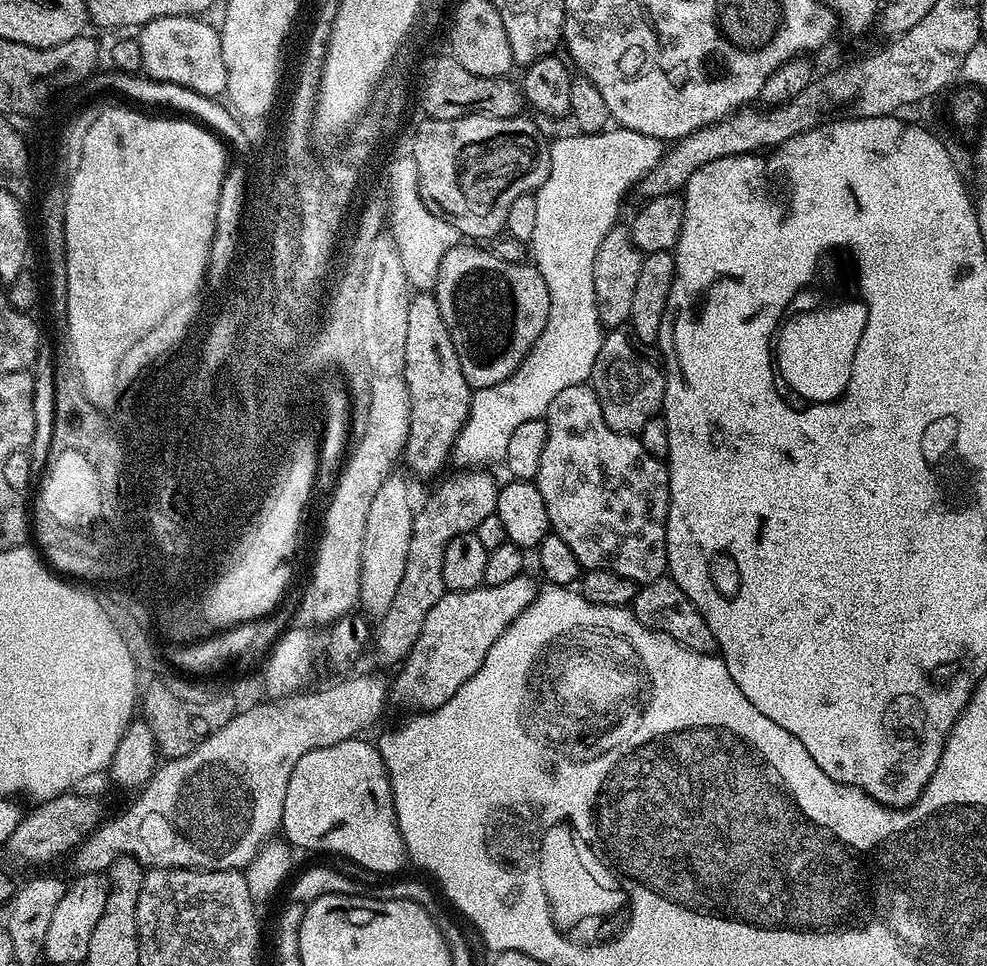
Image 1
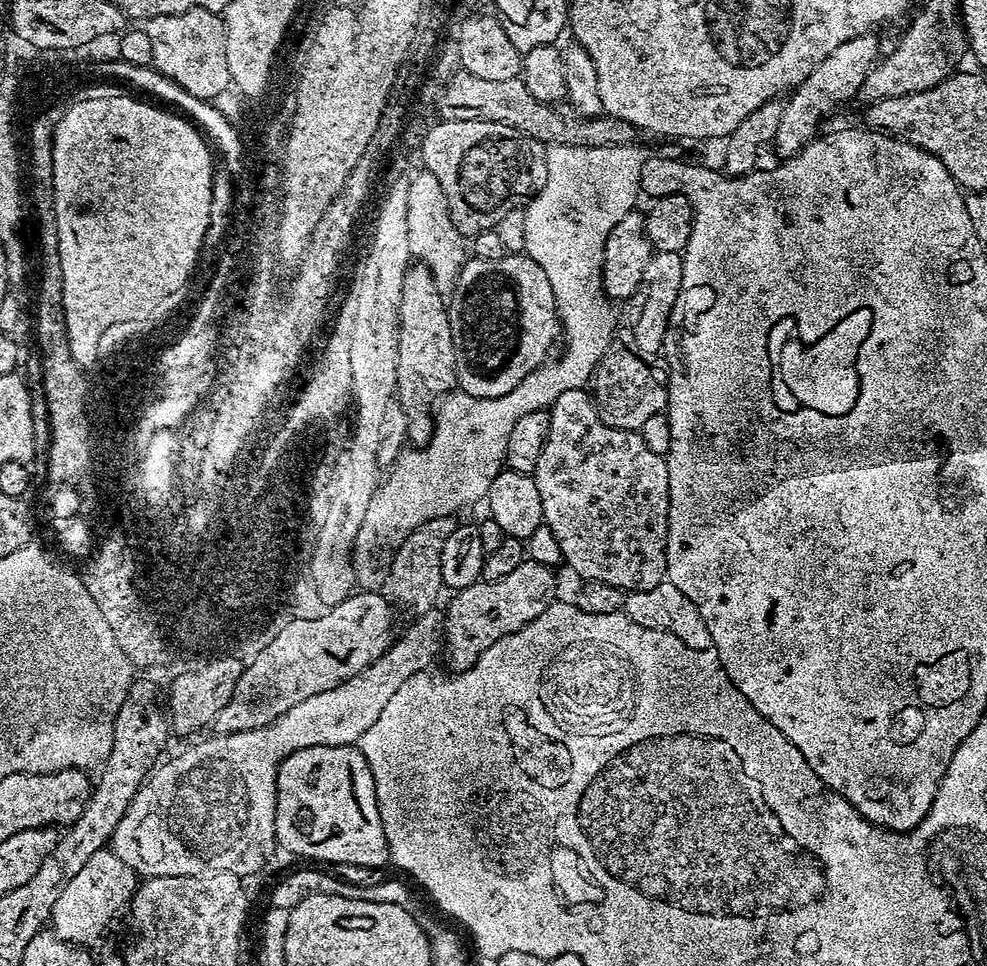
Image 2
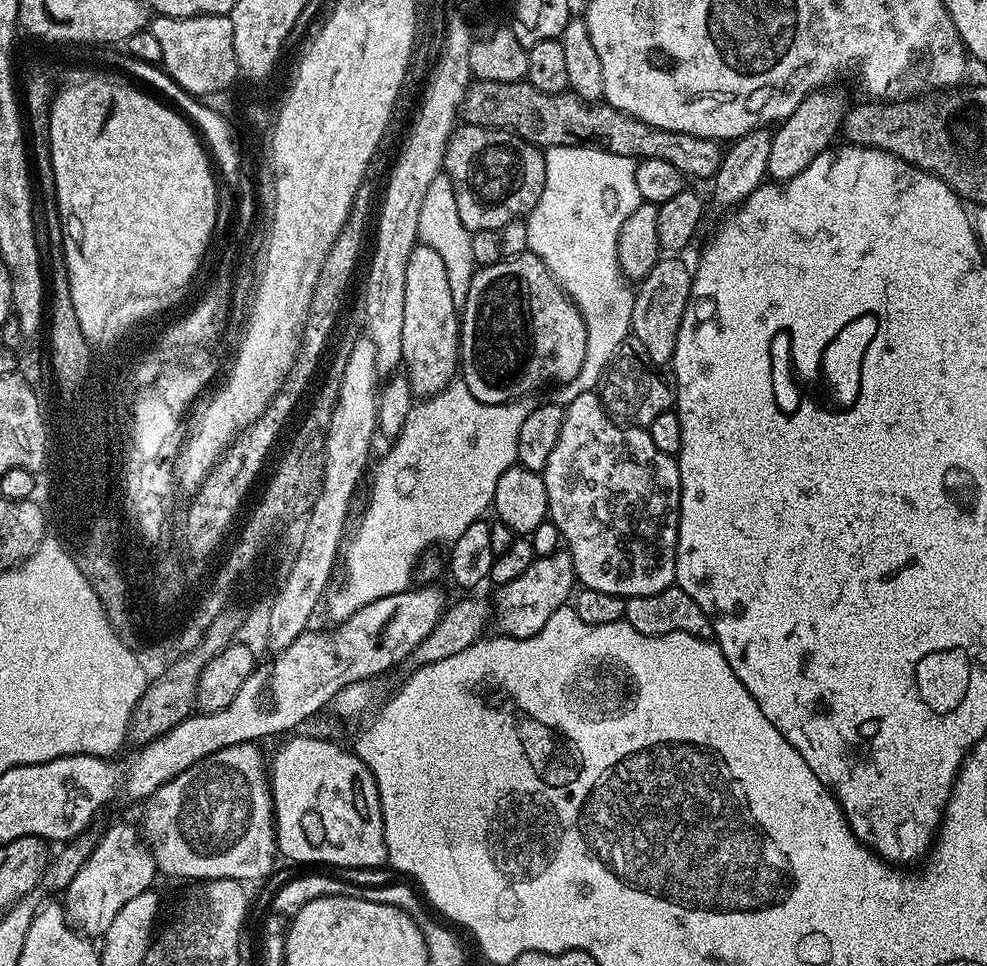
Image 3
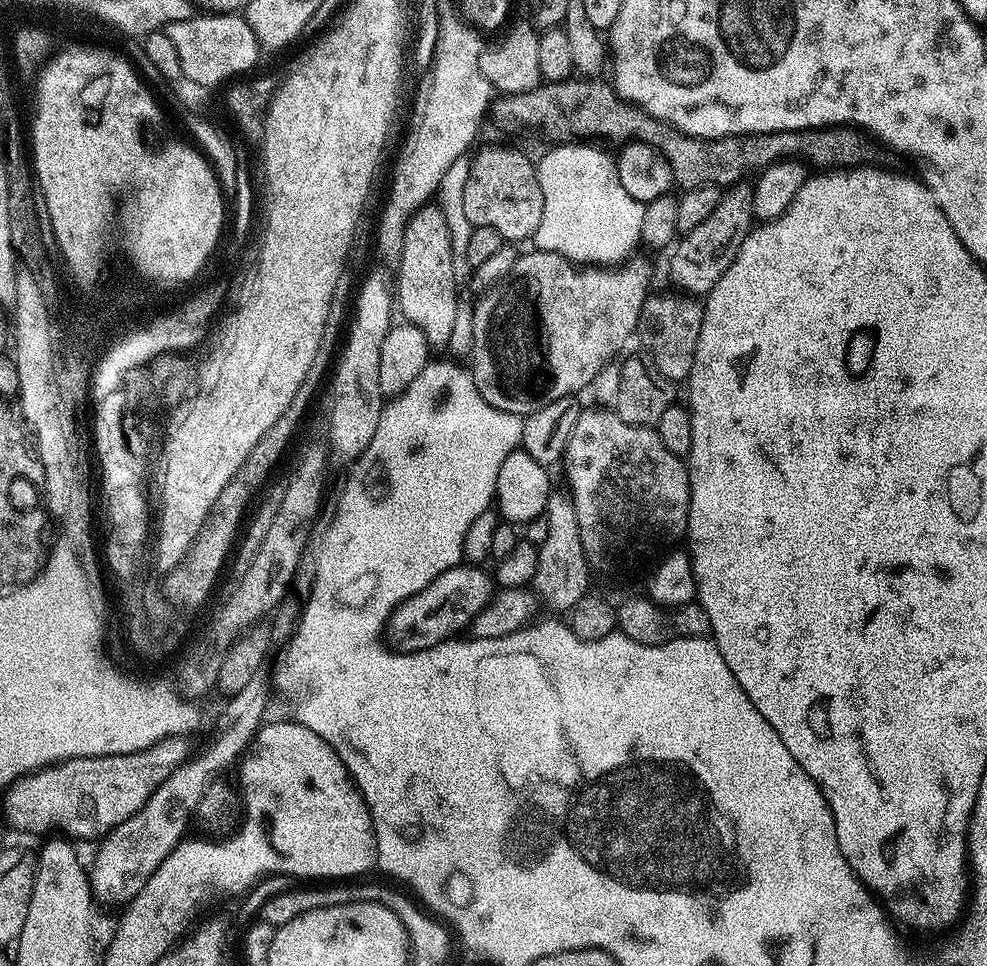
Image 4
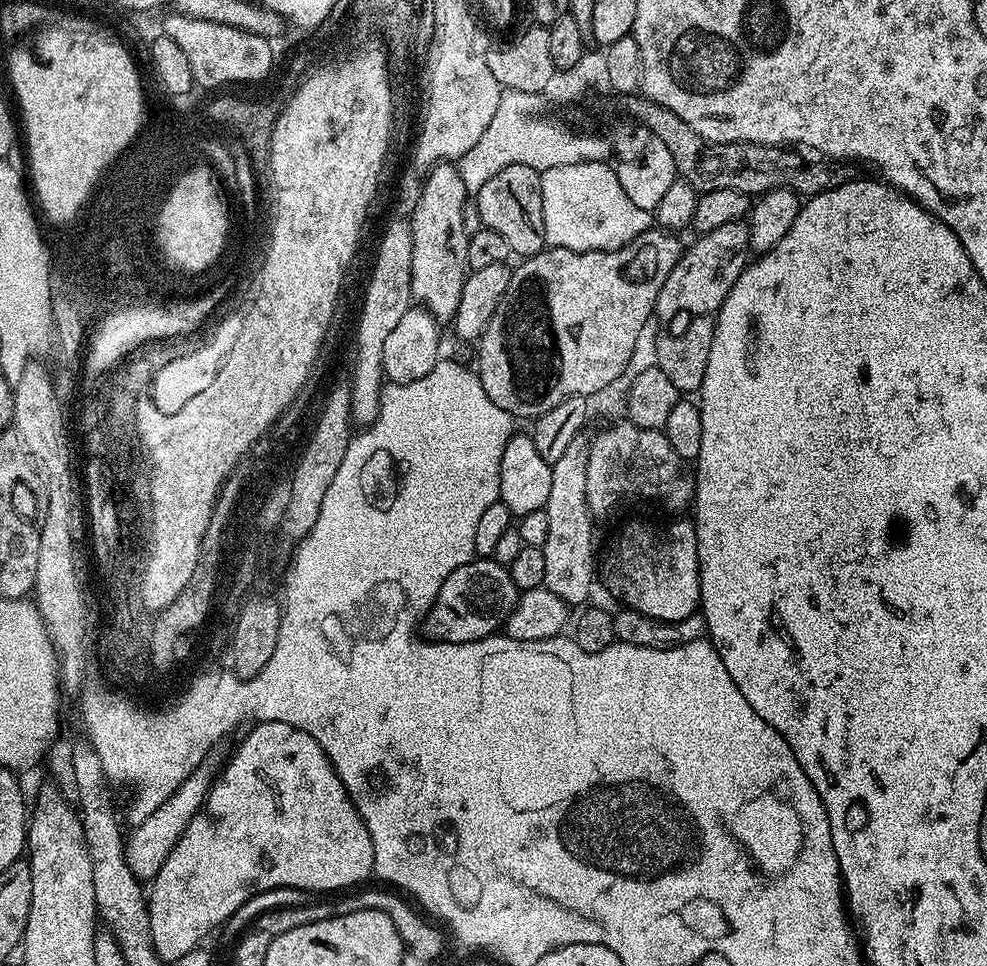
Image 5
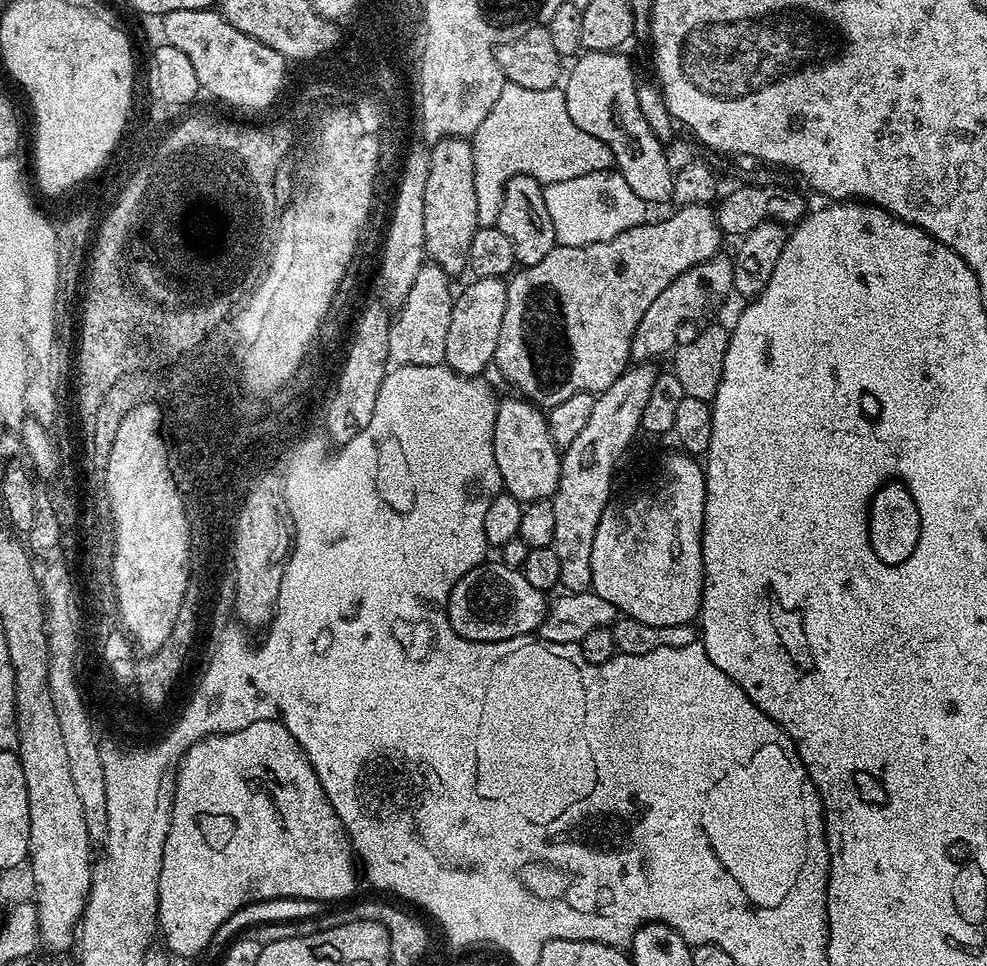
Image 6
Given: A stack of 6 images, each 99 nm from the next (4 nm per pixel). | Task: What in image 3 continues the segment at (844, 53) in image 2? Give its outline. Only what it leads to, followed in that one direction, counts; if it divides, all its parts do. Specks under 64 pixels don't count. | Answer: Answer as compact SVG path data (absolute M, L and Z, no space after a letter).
M820 90L809 91L803 97L805 100L785 118L784 125L772 132L768 176L773 181L783 182L802 174L802 170L806 170L806 166L810 166L810 162L814 162L818 154L828 151L835 141L832 139L841 131L846 111L843 94L816 91Z

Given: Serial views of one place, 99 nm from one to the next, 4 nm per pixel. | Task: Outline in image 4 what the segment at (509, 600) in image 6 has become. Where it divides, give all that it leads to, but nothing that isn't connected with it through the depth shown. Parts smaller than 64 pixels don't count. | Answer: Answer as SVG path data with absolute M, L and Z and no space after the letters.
M480 566L451 568L438 574L434 582L398 604L390 613L390 632L392 628L395 651L400 654L419 654L422 650L459 637L459 632L471 625L474 617L488 605L494 595L493 577L489 573L487 576L484 570Z

